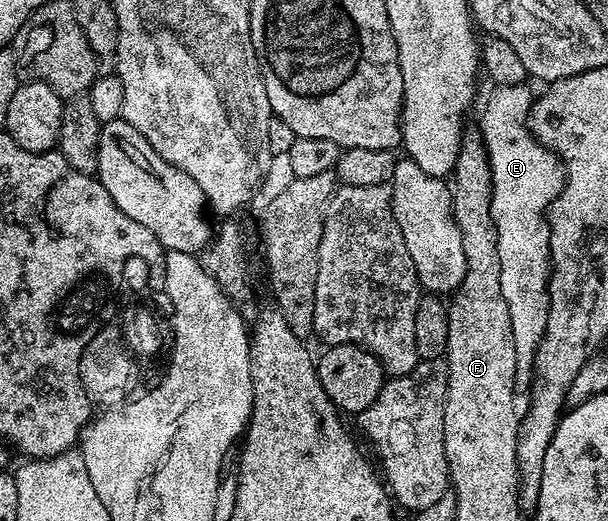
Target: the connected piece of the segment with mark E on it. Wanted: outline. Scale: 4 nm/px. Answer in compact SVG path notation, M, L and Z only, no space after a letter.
M527 83L493 87L491 89L493 92L489 94L488 101L484 104L484 113L481 114L478 125L484 147L488 149L488 158L492 161L492 217L498 238L502 298L506 298L506 306L510 310L510 322L514 330L516 370L520 374L531 373L536 351L546 330L546 318L550 314L548 277L552 274L552 259L548 209L564 188L564 165L554 152L537 140L528 126L528 117L532 114L534 103L534 92L528 87Z

